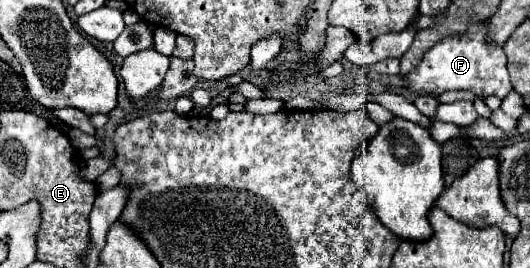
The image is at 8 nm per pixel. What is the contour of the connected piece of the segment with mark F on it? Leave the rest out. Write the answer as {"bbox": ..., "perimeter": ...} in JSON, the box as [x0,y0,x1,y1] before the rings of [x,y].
{"bbox":[406,23,512,99],"perimeter":[[[486,23],[468,25],[466,35],[462,37],[446,37],[440,43],[436,43],[420,61],[420,65],[406,75],[410,91],[426,91],[432,95],[440,95],[444,91],[452,89],[466,89],[476,93],[478,97],[496,95],[504,99],[512,91],[510,75],[506,69],[506,55],[502,47],[492,47],[486,41]]]}

